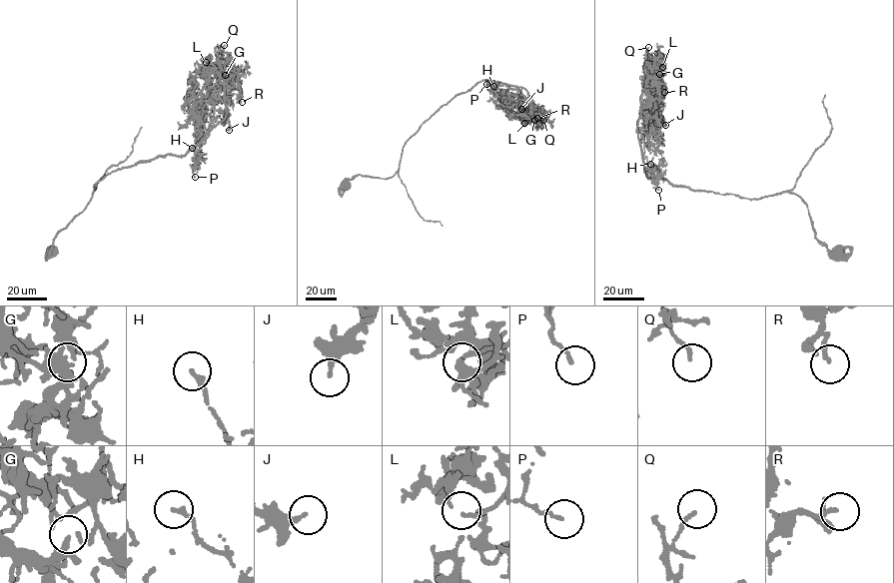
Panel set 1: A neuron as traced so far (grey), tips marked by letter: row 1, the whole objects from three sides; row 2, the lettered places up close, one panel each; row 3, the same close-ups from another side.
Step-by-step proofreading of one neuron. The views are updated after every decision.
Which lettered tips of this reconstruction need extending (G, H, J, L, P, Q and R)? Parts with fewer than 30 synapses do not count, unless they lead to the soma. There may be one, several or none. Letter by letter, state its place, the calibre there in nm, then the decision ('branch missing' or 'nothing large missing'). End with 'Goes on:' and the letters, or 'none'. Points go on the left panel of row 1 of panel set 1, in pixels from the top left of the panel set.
G: at (225, 75); 120 nm thick; nothing large missing
H: at (192, 148); 170 nm thick; nothing large missing
J: at (229, 130); 200 nm thick; nothing large missing
L: at (206, 62); 100 nm thick; nothing large missing
P: at (195, 177); 100 nm thick; nothing large missing
Q: at (224, 45); 130 nm thick; nothing large missing
R: at (242, 102); 140 nm thick; nothing large missing
Goes on: none

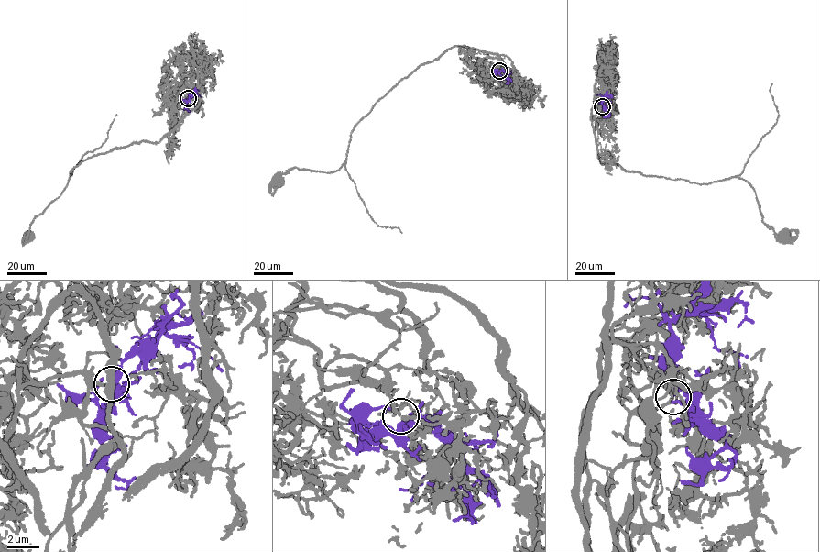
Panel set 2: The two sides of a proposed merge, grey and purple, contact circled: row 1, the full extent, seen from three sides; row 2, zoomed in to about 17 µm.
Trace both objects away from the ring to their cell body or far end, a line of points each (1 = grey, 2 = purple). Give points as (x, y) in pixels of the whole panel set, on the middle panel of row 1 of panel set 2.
1: (499, 71), (495, 53), (452, 47), (379, 98), (352, 131), (341, 168), (328, 172), (295, 167), (278, 182)
2: (499, 71), (508, 75), (508, 82)

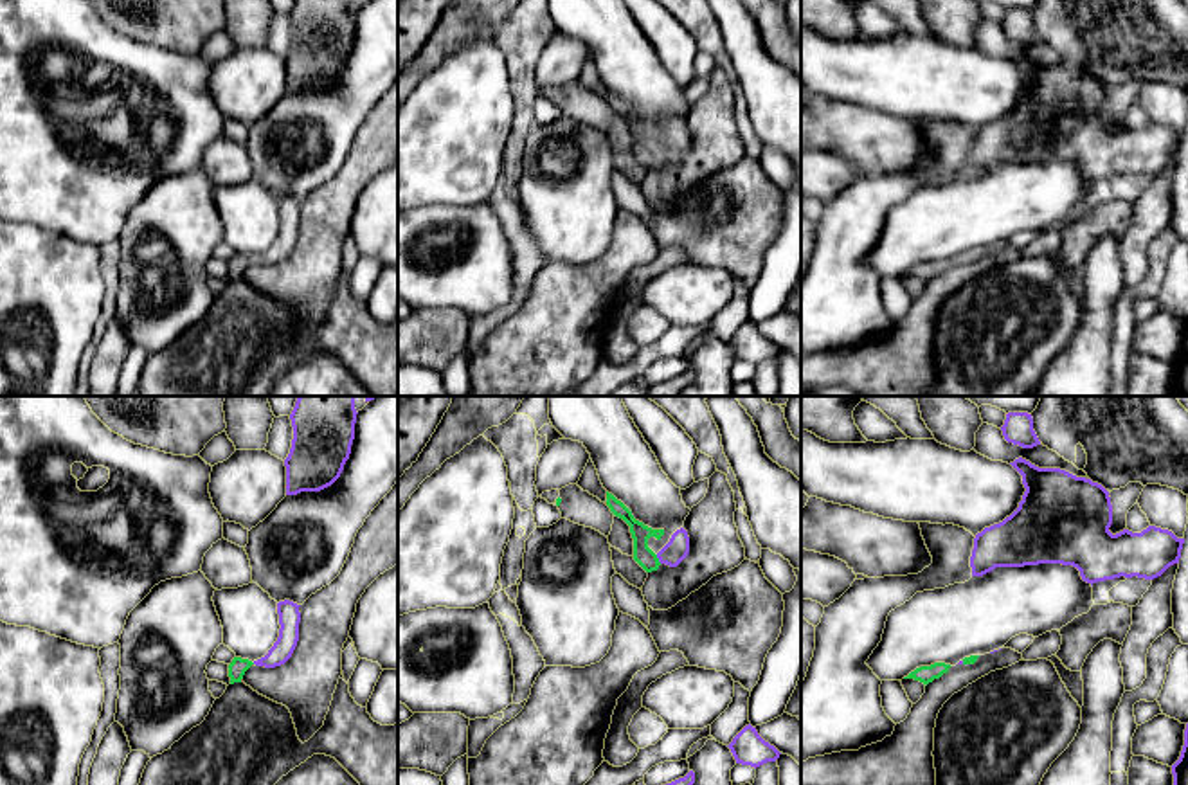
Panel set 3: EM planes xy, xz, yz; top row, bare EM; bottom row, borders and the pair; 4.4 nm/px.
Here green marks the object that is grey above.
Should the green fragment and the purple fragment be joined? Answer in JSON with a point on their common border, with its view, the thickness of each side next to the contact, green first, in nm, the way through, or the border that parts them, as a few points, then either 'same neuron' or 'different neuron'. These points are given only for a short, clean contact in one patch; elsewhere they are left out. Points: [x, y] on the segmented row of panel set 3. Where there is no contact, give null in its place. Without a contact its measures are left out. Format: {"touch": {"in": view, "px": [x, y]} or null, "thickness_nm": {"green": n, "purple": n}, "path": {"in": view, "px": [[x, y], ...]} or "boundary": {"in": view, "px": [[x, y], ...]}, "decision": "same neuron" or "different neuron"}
{"touch": {"in": "xz", "px": [657, 559]}, "thickness_nm": {"green": 90, "purple": 100}, "path": {"in": "xz", "px": [[643, 555], [657, 559], [670, 555], [677, 548]]}, "decision": "same neuron"}

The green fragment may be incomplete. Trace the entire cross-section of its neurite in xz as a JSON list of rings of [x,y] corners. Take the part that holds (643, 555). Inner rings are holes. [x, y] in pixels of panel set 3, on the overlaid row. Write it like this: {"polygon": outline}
{"polygon": [[[607,492],[607,506],[610,511],[623,519],[630,526],[630,533],[634,538],[634,560],[646,571],[657,571],[661,564],[670,567],[677,567],[689,553],[689,537],[684,528],[677,529],[670,542],[655,555],[648,547],[648,538],[655,537],[661,540],[664,529],[652,529],[643,522],[635,520],[632,511],[617,501],[612,493]]]}

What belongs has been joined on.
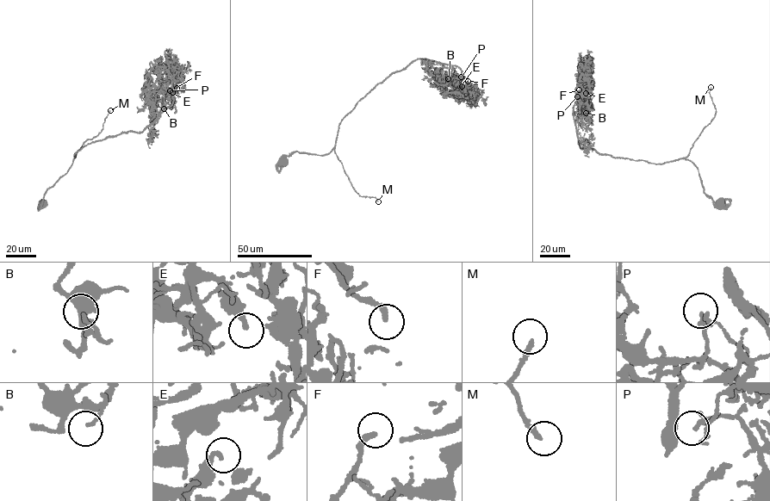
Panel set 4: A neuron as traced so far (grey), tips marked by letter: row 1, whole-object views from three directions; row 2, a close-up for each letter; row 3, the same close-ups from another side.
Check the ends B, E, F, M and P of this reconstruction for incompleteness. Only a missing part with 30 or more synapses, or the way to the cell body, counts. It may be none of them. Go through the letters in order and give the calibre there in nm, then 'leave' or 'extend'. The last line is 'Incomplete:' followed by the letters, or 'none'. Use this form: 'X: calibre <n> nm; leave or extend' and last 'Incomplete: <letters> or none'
B: calibre 110 nm; leave
E: calibre 240 nm; leave
F: calibre 220 nm; extend
M: calibre 180 nm; extend
P: calibre 180 nm; leave
Incomplete: F, M

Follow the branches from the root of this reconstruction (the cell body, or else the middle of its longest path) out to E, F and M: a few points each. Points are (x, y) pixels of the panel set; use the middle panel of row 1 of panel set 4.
E: (282, 162), (296, 151), (330, 152), (340, 121), (360, 100), (418, 59), (452, 66), (449, 73), (462, 86)
F: (282, 162), (296, 151), (330, 152), (340, 121), (360, 100), (418, 59), (456, 65), (468, 81)
M: (282, 162), (283, 157), (296, 151), (323, 156), (334, 149), (355, 190), (361, 196), (374, 197), (378, 201)

